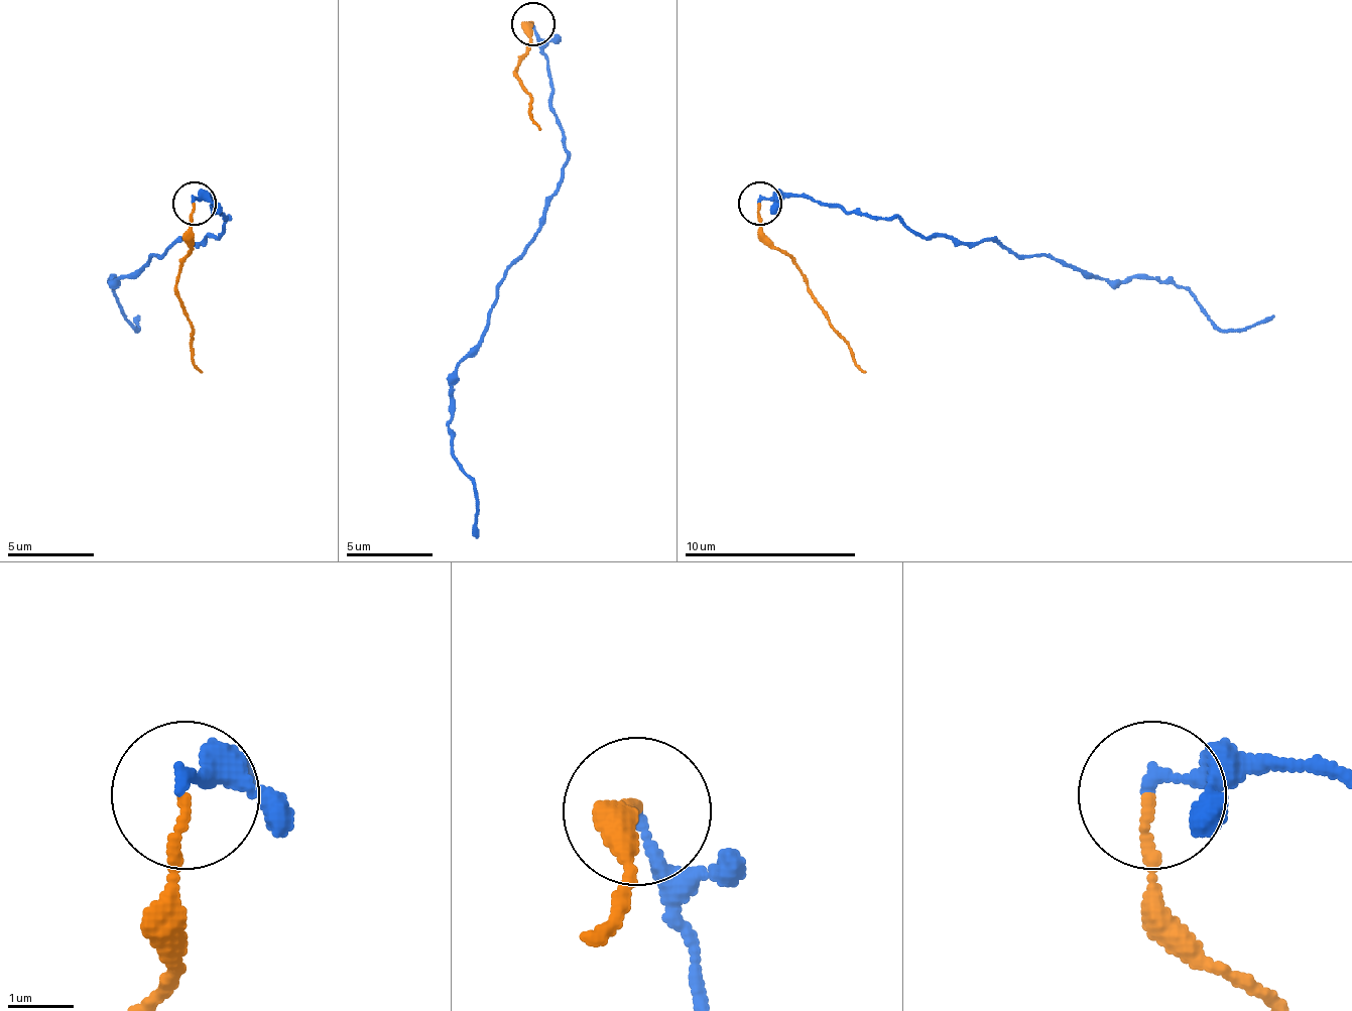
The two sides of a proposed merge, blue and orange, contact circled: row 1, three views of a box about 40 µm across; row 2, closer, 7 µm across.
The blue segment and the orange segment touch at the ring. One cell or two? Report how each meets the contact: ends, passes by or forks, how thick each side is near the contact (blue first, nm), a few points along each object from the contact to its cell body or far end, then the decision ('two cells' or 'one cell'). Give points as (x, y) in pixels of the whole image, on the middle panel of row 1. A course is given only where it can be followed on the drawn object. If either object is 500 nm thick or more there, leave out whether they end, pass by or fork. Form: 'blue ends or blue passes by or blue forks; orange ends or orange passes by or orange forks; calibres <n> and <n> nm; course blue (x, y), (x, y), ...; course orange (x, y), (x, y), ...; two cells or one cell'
blue ends; orange ends; calibres 200 and 130 nm; course blue (533, 25), (568, 159), (525, 254), (499, 284), (490, 323), (456, 370), (448, 435), (478, 487), (478, 539); course orange (533, 25), (529, 25), (529, 46), (516, 64), (516, 77), (529, 94), (529, 116), (542, 129); two cells

